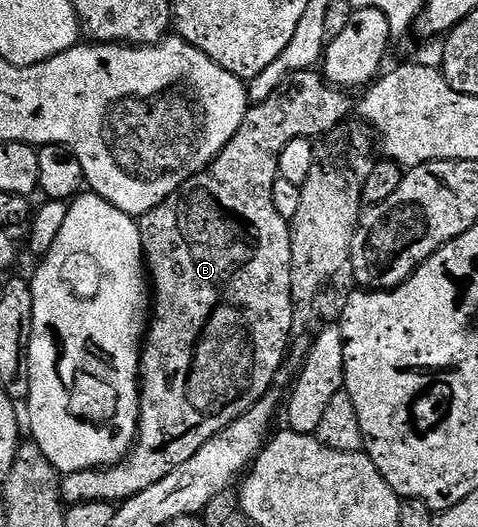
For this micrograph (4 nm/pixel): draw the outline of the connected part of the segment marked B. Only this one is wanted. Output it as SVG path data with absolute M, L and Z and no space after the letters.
M312 69L297 71L286 76L280 85L266 100L261 103L253 103L249 112L243 117L243 125L227 141L227 145L213 159L205 170L195 177L191 177L171 197L167 197L155 209L140 216L139 226L141 229L141 244L145 250L145 262L147 264L147 275L151 280L151 322L147 327L147 334L143 339L141 348L141 420L137 426L137 442L133 444L133 450L116 463L114 467L106 467L96 471L80 471L70 475L61 475L61 499L65 505L74 507L84 503L112 503L120 505L126 499L135 497L143 489L151 489L155 481L163 481L167 473L175 473L179 465L187 465L211 437L215 437L227 425L231 425L247 409L251 409L264 395L270 394L273 378L285 359L285 350L289 347L289 335L294 334L293 329L293 294L291 293L291 233L289 232L289 220L279 217L275 210L275 181L279 177L279 153L287 149L290 141L296 139L313 139L324 137L329 131L334 131L340 123L346 122L354 110L354 100L349 100L344 90L333 86L320 70Z

